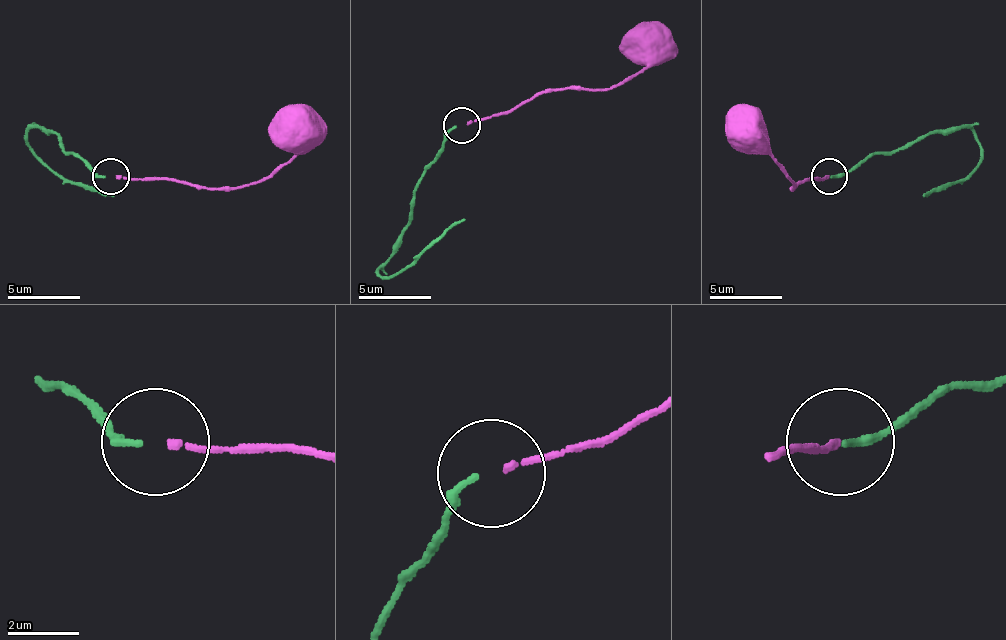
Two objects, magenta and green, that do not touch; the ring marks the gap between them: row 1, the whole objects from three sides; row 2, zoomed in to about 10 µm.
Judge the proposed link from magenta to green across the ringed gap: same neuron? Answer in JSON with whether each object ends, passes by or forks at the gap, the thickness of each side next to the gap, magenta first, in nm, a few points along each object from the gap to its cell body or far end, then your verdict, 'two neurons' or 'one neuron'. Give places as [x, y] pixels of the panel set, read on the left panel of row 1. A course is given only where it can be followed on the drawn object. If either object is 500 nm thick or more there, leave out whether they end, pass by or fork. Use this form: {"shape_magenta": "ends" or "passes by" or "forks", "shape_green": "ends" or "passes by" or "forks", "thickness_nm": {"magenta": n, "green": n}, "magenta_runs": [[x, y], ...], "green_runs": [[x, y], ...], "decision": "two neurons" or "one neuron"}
{"shape_magenta": "ends", "shape_green": "ends", "thickness_nm": {"magenta": 180, "green": 190}, "magenta_runs": [[117, 176], [190, 187], [262, 183], [309, 136], [309, 132], [298, 129]], "green_runs": [[106, 176], [70, 154], [52, 132], [44, 129], [26, 136], [44, 161], [66, 180], [113, 198]], "decision": "one neuron"}

